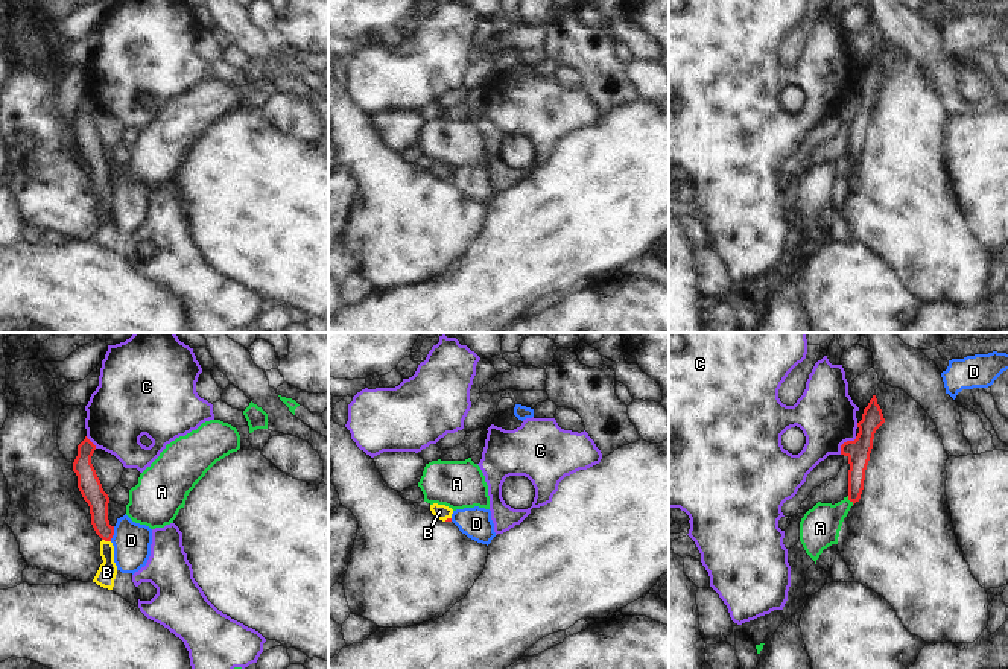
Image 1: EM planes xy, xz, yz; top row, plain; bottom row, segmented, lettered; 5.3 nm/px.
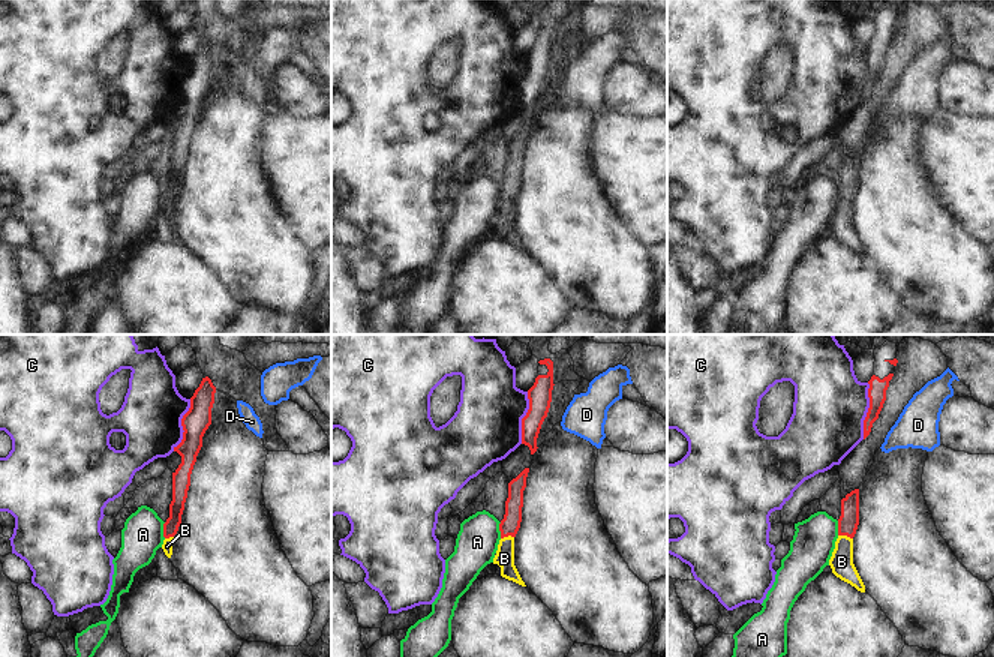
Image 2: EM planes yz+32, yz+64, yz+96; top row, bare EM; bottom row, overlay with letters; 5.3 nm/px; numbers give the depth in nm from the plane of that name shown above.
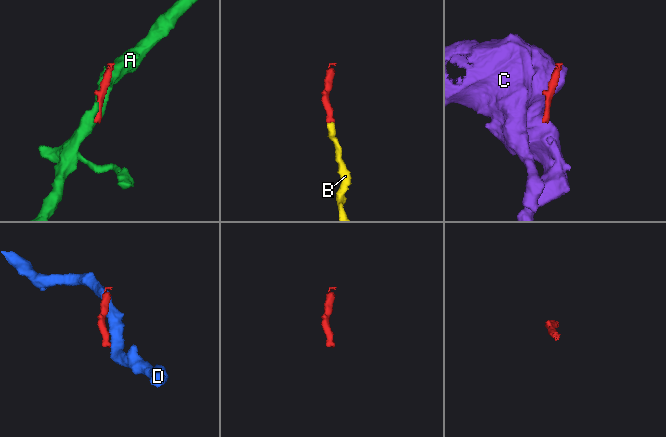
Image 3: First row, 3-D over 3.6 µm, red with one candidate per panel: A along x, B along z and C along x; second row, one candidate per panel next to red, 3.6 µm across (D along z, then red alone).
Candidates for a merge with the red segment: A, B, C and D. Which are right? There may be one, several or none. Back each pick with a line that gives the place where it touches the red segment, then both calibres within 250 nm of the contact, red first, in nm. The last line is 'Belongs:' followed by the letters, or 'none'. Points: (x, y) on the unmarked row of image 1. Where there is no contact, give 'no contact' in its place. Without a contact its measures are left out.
B: xy (107, 199) | 120/100 nm
Belongs: B

